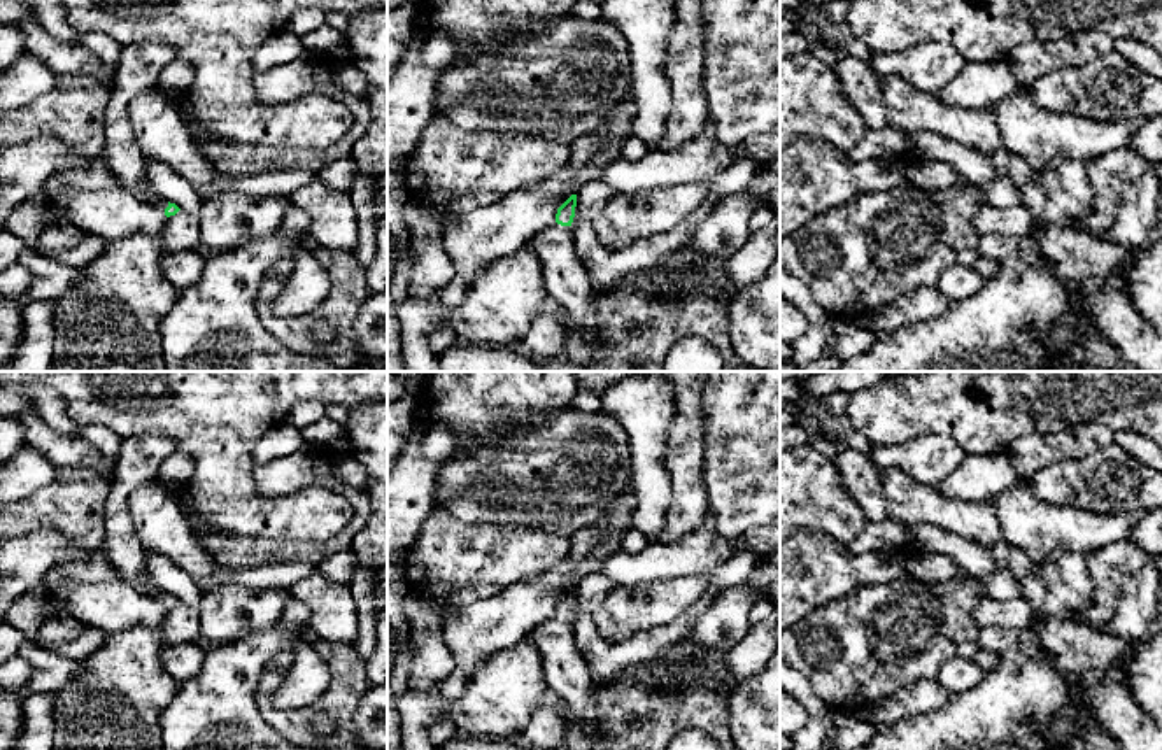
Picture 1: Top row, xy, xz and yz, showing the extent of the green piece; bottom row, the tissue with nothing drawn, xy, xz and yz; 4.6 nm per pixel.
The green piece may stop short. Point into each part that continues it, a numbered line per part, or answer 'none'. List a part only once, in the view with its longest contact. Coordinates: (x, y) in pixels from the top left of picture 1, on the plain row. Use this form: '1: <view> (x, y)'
1: xz (565, 670)

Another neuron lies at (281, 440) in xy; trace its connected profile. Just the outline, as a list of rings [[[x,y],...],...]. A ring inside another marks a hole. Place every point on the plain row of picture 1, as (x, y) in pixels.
[[[286,421],[268,429],[254,447],[254,463],[265,464],[268,461],[286,457],[305,445],[300,429]]]

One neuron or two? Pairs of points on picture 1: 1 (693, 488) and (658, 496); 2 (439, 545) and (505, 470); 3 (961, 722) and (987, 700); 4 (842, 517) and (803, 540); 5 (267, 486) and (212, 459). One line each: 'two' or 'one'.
1: two
2: two
3: one
4: two
5: two

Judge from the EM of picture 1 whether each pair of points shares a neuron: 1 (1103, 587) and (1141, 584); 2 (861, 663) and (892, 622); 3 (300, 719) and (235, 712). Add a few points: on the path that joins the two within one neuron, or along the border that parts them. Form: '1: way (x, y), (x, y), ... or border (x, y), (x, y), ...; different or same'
1: border (1143, 565), (1127, 582), (1115, 614), (1106, 622); different
2: way (863, 652), (882, 633); same
3: border (260, 675), (256, 708), (277, 731); different

